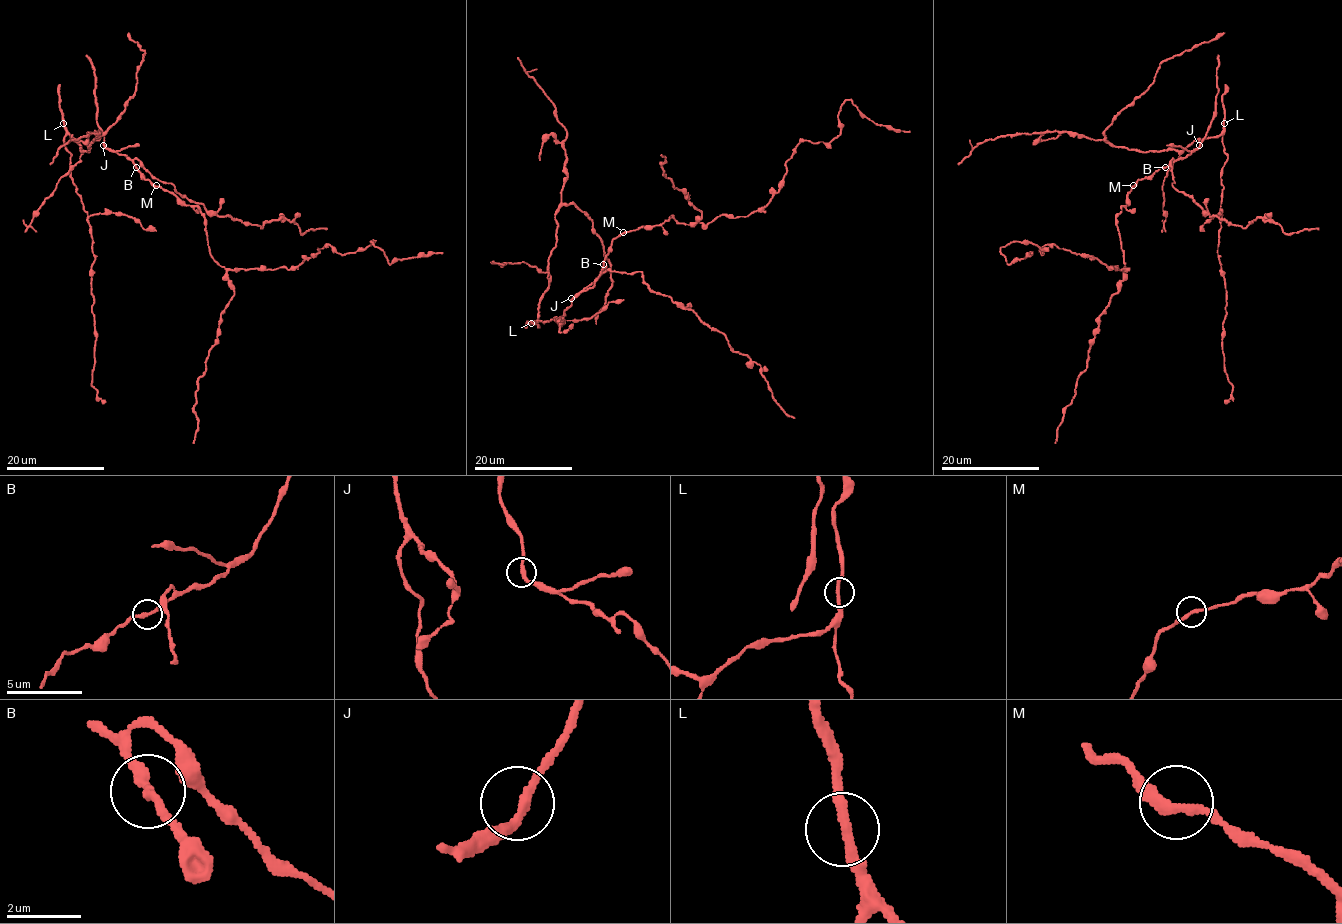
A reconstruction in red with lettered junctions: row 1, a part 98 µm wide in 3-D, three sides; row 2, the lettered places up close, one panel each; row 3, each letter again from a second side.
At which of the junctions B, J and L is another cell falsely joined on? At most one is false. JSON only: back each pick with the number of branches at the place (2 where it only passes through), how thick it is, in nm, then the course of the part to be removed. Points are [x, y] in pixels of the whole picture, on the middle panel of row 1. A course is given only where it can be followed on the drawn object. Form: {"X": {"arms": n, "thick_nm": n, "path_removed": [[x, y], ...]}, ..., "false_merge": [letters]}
{"false_merge": []}

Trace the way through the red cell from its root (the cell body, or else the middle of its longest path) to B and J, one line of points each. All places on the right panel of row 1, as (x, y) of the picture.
B: (1133, 186), (1141, 178), (1151, 177), (1165, 167)
J: (1133, 186), (1141, 178), (1151, 177), (1161, 168), (1185, 157), (1199, 145)

